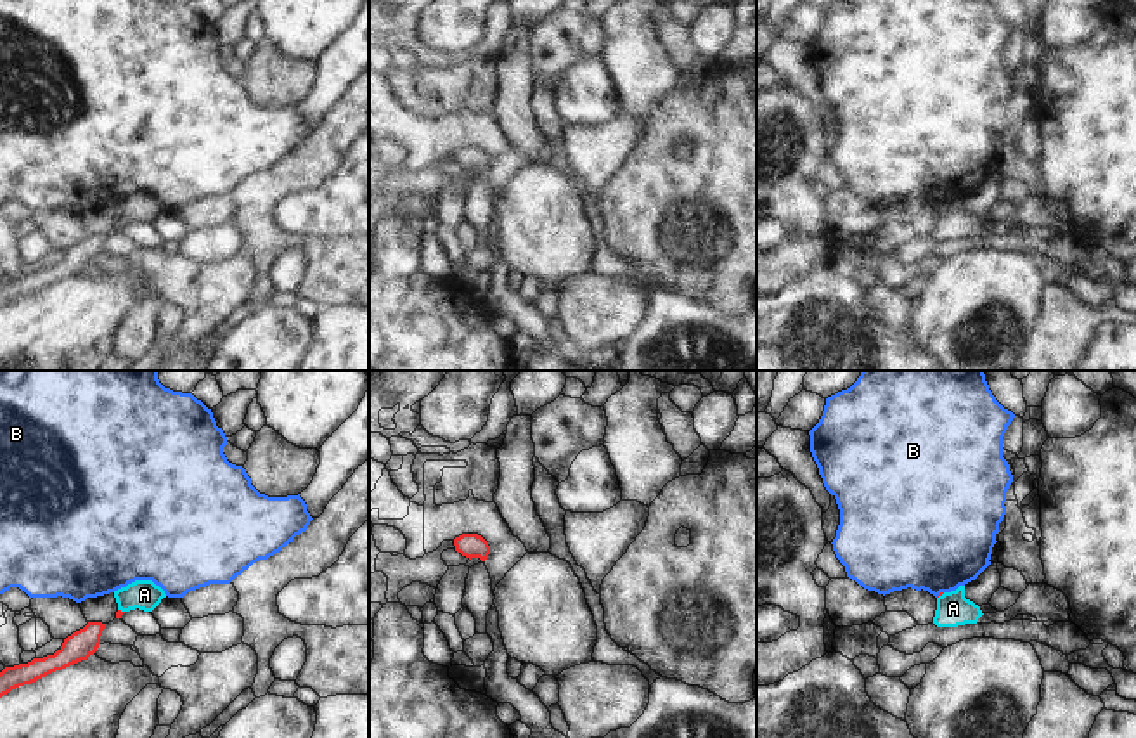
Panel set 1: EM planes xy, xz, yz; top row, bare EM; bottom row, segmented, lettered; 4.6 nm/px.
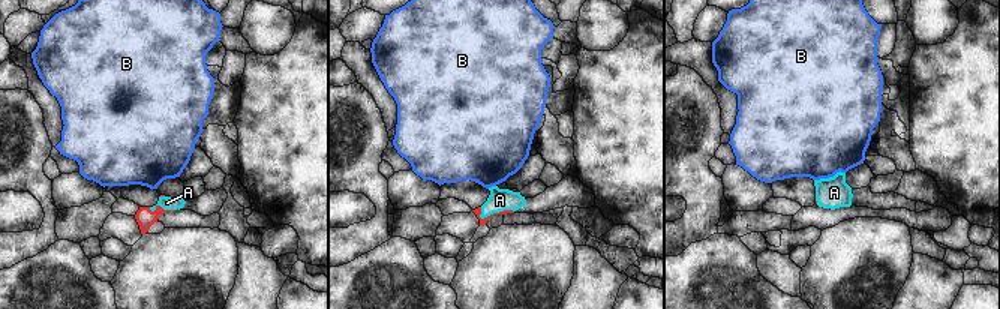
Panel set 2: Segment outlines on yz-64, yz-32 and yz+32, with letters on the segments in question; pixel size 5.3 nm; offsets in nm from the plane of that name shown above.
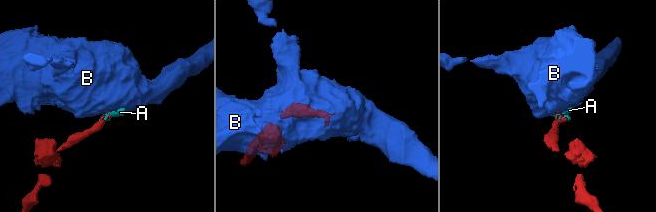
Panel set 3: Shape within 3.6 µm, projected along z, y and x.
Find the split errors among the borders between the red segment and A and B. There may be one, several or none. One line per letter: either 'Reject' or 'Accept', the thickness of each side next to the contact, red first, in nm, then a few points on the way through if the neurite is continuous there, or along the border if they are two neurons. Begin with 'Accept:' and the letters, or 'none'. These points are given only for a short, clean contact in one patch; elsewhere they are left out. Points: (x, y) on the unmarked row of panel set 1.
Accept: A
A: Accept. Thickness 20 nm (red) against 160 nm. Path across: yz (941, 205), (941, 207), (953, 220)
B: Reject. Thickness 20 nm (red) against 480 nm. Boundary: yz (942, 203), (935, 208).

